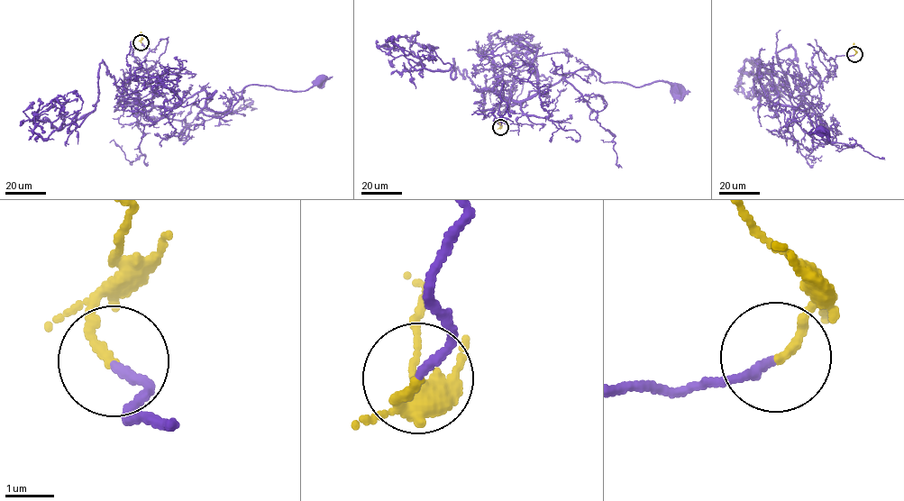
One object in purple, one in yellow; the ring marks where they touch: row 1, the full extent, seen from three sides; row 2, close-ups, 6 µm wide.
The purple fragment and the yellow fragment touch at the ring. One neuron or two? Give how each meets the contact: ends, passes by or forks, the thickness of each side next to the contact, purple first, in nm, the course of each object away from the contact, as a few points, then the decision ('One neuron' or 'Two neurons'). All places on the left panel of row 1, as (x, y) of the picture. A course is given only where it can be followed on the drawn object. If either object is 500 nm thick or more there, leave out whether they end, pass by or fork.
At the ring purple ends. At the ring yellow ends. Thickness 170 nm (purple) against 180 nm. Course of purple: (141, 42), (126, 102), (204, 90), (223, 117), (245, 86), (318, 79). Course of yellow: (141, 42), (141, 31). One neuron

